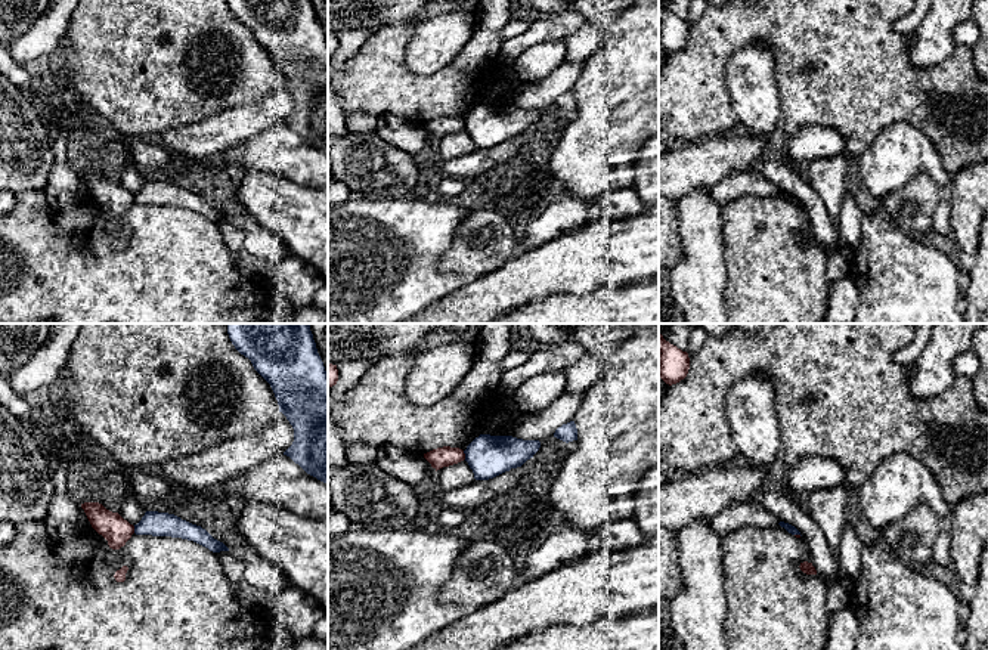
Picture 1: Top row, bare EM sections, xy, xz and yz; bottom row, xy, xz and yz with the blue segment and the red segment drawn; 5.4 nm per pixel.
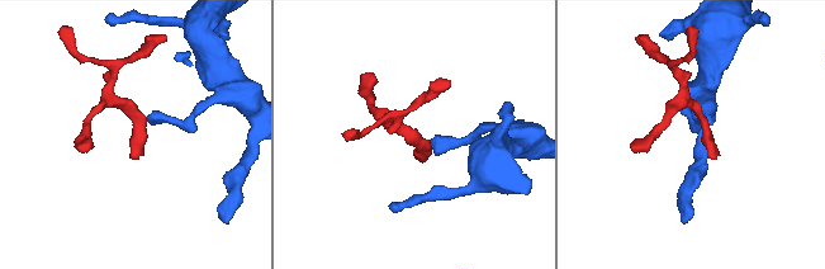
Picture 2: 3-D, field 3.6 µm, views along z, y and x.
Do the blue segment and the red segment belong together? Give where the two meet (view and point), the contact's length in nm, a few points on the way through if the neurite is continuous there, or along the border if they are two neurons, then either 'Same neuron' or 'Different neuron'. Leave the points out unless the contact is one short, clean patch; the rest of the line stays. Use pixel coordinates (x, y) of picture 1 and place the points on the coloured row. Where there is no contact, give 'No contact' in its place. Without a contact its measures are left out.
Touches blue at xz (465, 455). Shared border 50 nm. Boundary: xz (462, 451), (465, 458). Different neuron

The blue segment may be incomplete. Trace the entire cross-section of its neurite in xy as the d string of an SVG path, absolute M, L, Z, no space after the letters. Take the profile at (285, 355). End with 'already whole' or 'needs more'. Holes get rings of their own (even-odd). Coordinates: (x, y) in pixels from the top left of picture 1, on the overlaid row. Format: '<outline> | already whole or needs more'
M227 324L227 334L235 349L248 358L254 369L270 384L279 412L294 428L294 442L284 455L328 485L328 372L318 353L310 324Z | already whole

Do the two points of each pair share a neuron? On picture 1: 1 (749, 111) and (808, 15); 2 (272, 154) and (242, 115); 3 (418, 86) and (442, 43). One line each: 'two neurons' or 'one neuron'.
1: two neurons
2: two neurons
3: two neurons

